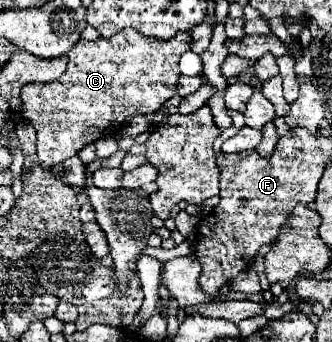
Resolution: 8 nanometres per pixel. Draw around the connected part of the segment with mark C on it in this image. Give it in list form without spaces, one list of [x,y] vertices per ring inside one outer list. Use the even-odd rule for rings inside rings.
[[[127,27],[113,37],[105,39],[99,37],[97,41],[85,41],[81,39],[69,51],[69,63],[67,71],[49,83],[29,83],[21,89],[21,109],[19,117],[27,123],[31,123],[37,131],[37,157],[39,165],[43,169],[49,169],[81,151],[83,145],[95,143],[105,135],[113,135],[115,131],[121,129],[131,117],[135,115],[145,115],[145,113],[155,113],[159,107],[177,93],[177,81],[181,77],[179,73],[179,57],[183,51],[191,49],[191,35],[177,33],[175,37],[161,41],[161,39],[151,39],[135,29]]]

